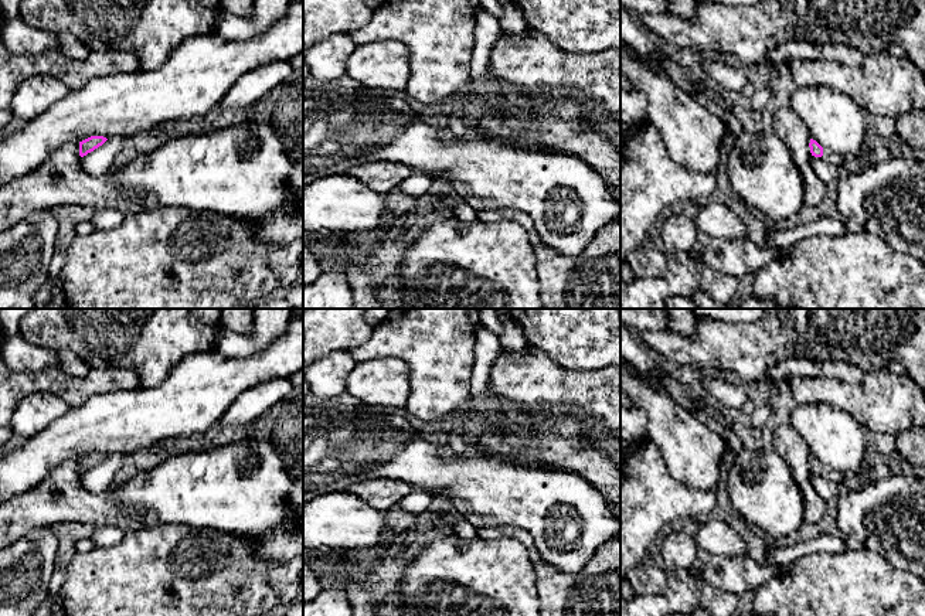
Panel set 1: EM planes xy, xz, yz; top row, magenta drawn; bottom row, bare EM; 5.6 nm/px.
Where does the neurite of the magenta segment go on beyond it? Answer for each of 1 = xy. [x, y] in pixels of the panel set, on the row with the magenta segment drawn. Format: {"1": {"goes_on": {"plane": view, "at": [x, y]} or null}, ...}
{"1": {"goes_on": null}}

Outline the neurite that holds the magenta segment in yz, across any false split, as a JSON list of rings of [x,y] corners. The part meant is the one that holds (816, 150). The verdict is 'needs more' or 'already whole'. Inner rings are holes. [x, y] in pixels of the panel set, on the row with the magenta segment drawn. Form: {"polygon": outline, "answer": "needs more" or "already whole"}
{"polygon": [[[810,139],[809,143],[810,153],[815,157],[822,157],[824,161],[832,163],[841,169],[843,171],[843,161],[846,160],[844,156],[834,153],[827,147],[822,147],[816,140]]], "answer": "needs more"}

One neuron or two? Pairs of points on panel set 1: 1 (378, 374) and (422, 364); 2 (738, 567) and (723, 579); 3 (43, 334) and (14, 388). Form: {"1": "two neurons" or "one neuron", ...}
{"1": "two neurons", "2": "one neuron", "3": "two neurons"}

